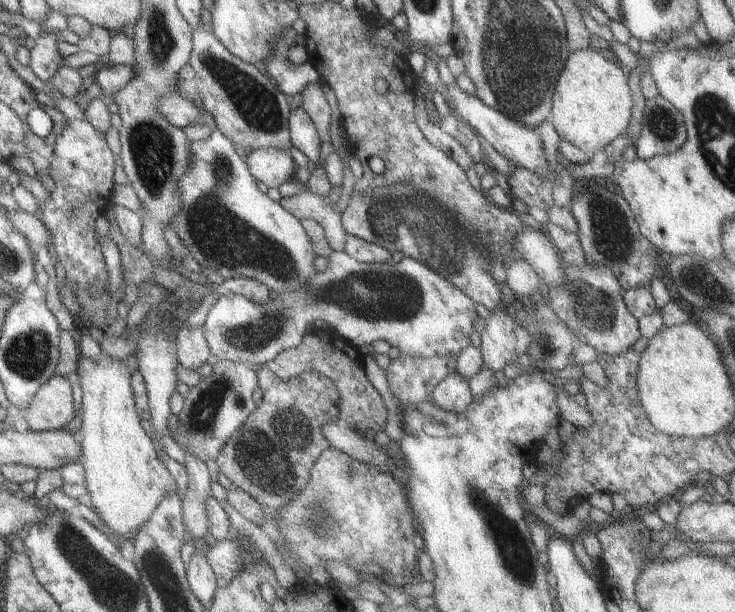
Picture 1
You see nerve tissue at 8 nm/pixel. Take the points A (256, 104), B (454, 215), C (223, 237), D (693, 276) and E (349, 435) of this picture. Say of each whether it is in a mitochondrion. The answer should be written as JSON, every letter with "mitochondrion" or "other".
{"A":"mitochondrion","B":"mitochondrion","C":"mitochondrion","D":"mitochondrion","E":"other"}

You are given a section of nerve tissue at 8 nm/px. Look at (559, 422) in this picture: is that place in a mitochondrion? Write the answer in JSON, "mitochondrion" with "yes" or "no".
{"mitochondrion":"no"}

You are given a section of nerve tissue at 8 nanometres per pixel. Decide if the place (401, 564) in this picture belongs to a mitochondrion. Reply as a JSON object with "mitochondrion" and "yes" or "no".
{"mitochondrion":"no"}

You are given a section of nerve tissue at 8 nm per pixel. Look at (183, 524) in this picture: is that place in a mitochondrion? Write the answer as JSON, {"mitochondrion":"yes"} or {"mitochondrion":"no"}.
{"mitochondrion":"no"}

